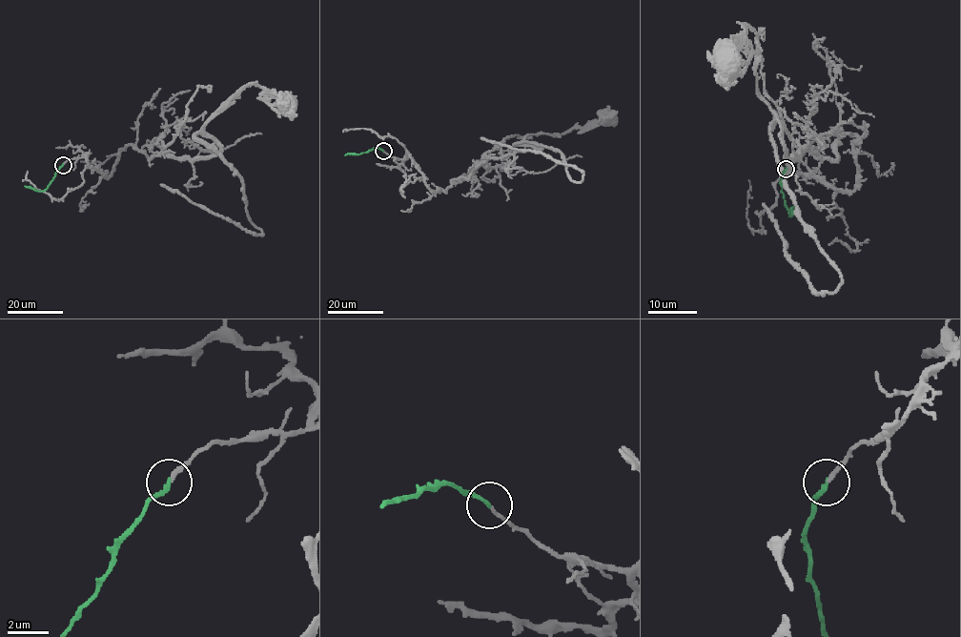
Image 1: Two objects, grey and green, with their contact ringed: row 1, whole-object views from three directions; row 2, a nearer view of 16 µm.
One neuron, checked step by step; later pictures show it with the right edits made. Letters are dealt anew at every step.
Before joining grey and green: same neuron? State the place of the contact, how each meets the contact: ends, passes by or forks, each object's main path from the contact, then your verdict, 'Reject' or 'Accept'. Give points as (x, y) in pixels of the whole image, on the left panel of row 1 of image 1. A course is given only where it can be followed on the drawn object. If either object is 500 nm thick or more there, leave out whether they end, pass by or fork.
Place: (63, 165). At the ring grey ends. At the ring green ends. Course of grey: (63, 164), (85, 157), (108, 176), (127, 145), (214, 156), (204, 126), (248, 85), (291, 103). Course of green: (63, 164), (45, 190), (37, 191), (25, 186). Accept

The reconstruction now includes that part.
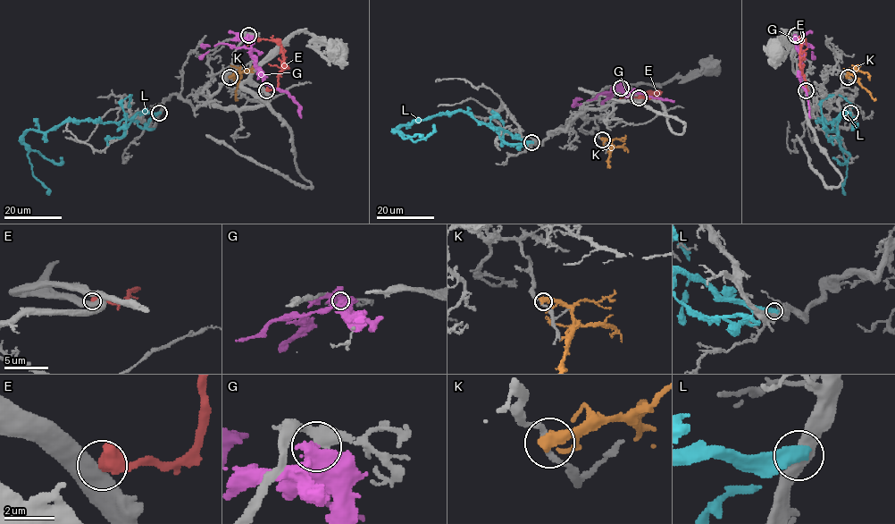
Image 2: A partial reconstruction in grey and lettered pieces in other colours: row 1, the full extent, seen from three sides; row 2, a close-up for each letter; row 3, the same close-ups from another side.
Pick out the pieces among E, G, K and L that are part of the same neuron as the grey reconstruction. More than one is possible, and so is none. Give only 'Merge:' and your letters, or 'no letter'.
Merge: no letter

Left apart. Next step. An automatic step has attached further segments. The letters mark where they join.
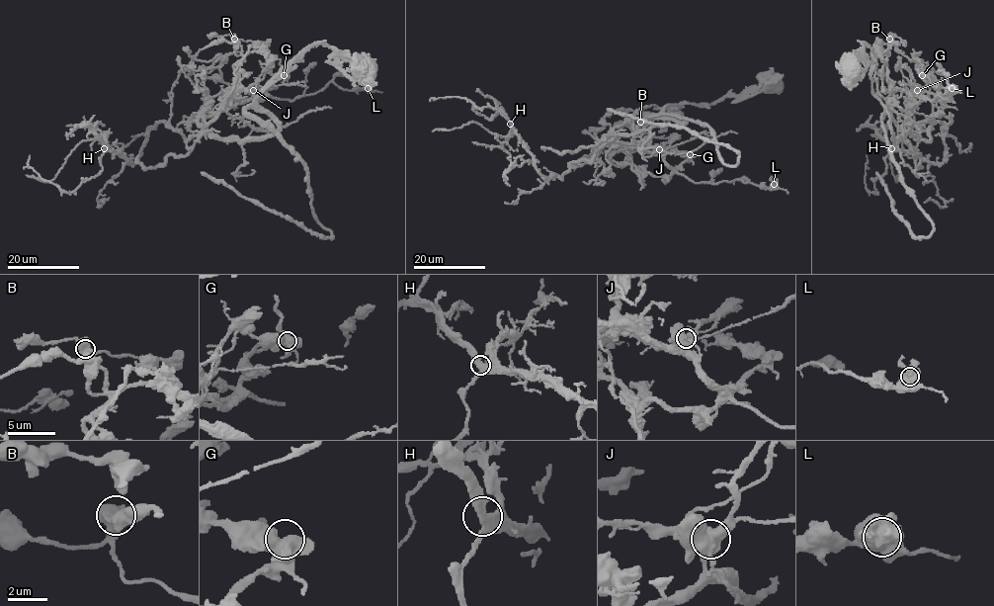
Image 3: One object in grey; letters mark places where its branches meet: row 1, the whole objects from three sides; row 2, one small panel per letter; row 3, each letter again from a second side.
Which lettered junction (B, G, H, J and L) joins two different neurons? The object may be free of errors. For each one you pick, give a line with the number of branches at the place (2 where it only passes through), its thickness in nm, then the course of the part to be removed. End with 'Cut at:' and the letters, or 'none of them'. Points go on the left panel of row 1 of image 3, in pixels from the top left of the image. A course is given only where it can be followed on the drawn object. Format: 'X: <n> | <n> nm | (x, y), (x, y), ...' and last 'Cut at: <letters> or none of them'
J: 3 | 600 nm | (254, 90), (231, 108), (202, 116), (200, 138), (185, 155), (169, 155), (148, 168), (138, 160), (139, 154)
Cut at: J

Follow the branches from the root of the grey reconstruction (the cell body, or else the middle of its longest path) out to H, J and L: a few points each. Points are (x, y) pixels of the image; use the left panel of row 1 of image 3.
H: (369, 67), (313, 43), (258, 98), (274, 131), (187, 140), (158, 122), (133, 163), (105, 148)
J: (369, 67), (363, 57), (313, 43), (258, 98), (277, 130), (225, 139), (198, 122), (247, 101), (254, 90)
L: (369, 67), (313, 43), (258, 98), (277, 130), (225, 139), (198, 122), (330, 82), (368, 88)

